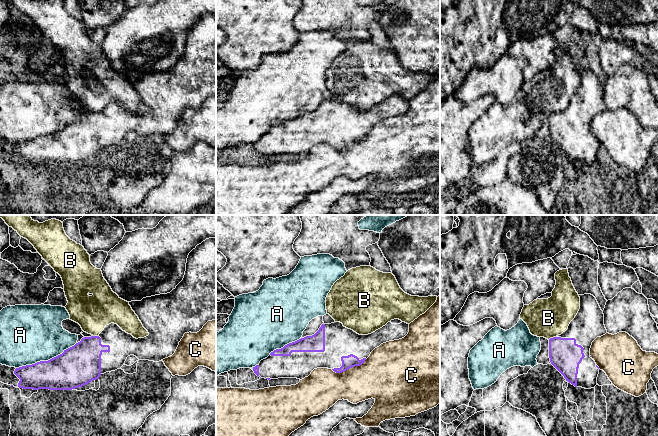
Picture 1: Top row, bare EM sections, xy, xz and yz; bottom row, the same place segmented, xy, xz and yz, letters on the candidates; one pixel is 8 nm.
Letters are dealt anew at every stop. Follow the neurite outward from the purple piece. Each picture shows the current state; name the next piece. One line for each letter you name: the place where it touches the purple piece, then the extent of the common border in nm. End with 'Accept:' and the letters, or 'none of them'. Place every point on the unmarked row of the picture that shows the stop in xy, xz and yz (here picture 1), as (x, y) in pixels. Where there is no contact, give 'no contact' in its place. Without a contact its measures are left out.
Accept: none of them

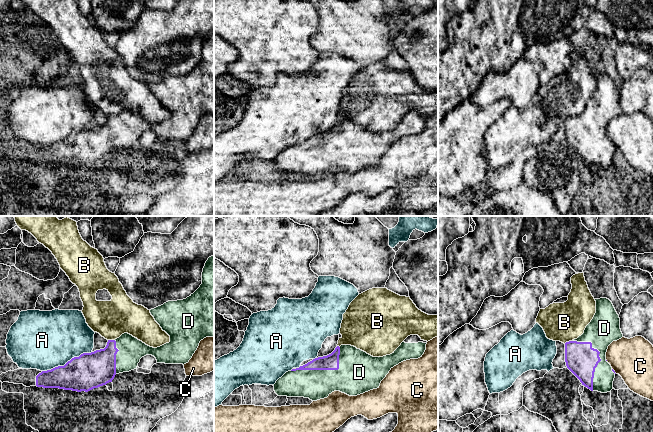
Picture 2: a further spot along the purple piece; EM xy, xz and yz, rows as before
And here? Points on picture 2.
D: yz (599, 133) | 440 nm
Accept: D

